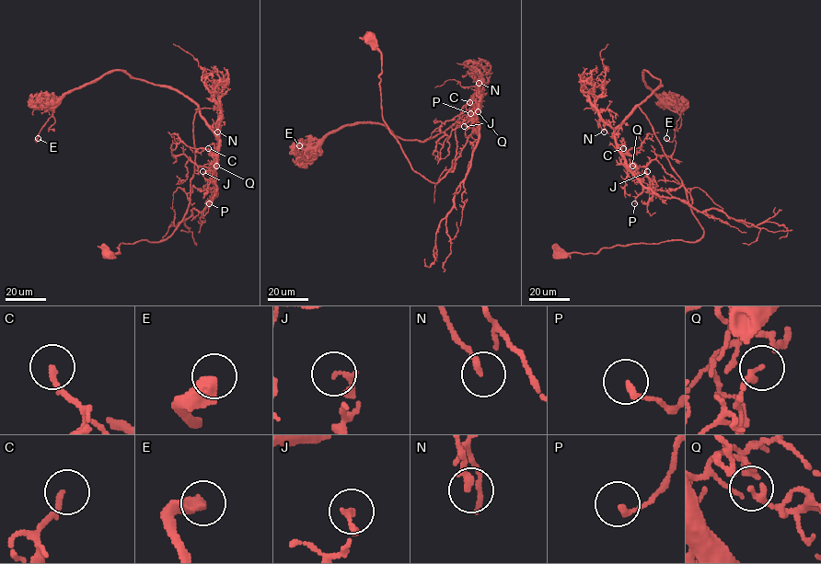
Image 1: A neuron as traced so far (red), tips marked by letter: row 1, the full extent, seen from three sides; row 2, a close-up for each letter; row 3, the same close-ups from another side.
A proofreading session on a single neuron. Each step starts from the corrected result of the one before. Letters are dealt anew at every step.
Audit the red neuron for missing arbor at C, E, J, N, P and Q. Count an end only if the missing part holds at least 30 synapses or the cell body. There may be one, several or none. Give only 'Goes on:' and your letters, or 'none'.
Goes on: none

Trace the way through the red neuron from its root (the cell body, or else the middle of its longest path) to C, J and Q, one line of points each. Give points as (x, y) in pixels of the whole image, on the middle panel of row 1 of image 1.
C: (370, 38), (380, 53), (383, 120), (411, 167), (432, 182), (451, 169), (461, 109), (481, 96), (469, 102)
J: (370, 38), (383, 120), (413, 170), (436, 183), (451, 169), (461, 110), (479, 94), (464, 126)
Q: (370, 38), (383, 120), (413, 170), (441, 179), (475, 94), (478, 111)

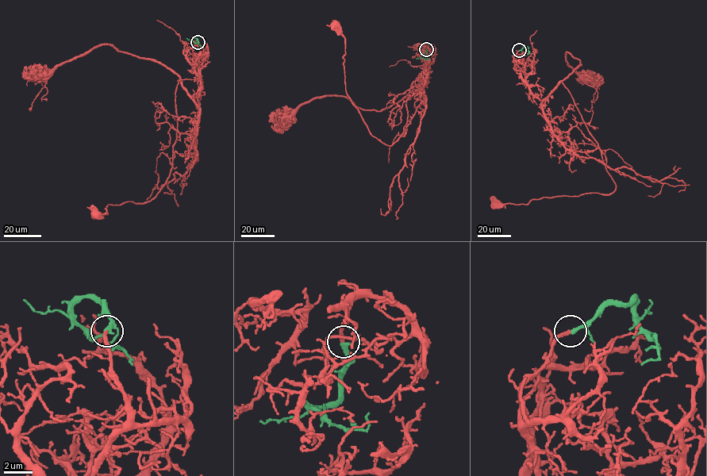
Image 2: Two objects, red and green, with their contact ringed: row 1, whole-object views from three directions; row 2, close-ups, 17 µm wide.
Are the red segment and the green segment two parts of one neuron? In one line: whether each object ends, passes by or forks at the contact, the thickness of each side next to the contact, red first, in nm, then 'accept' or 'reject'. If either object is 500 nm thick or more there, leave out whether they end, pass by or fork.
red ends; green ends; calibres 240 and 280 nm; accept

